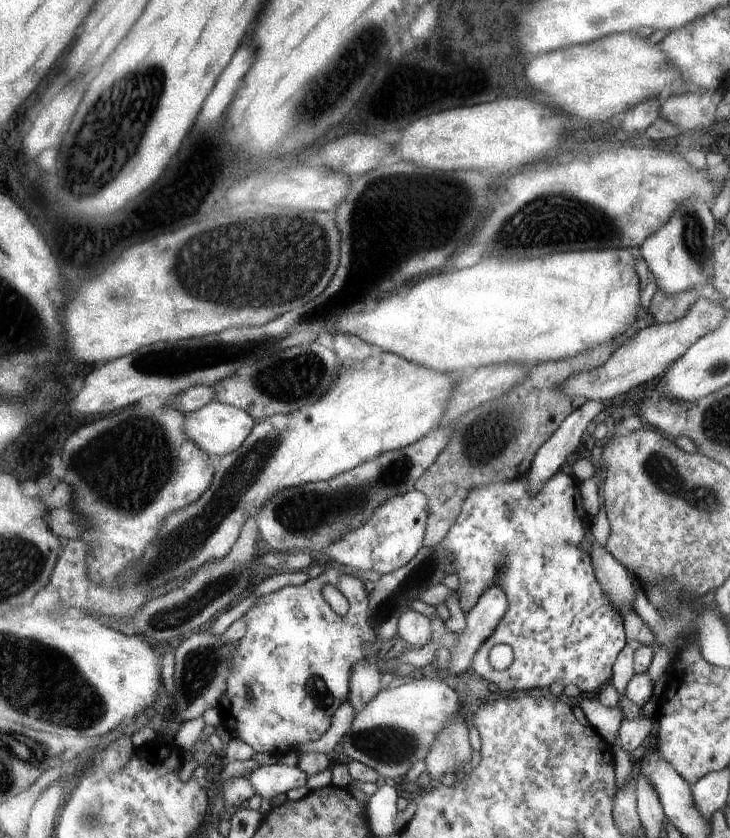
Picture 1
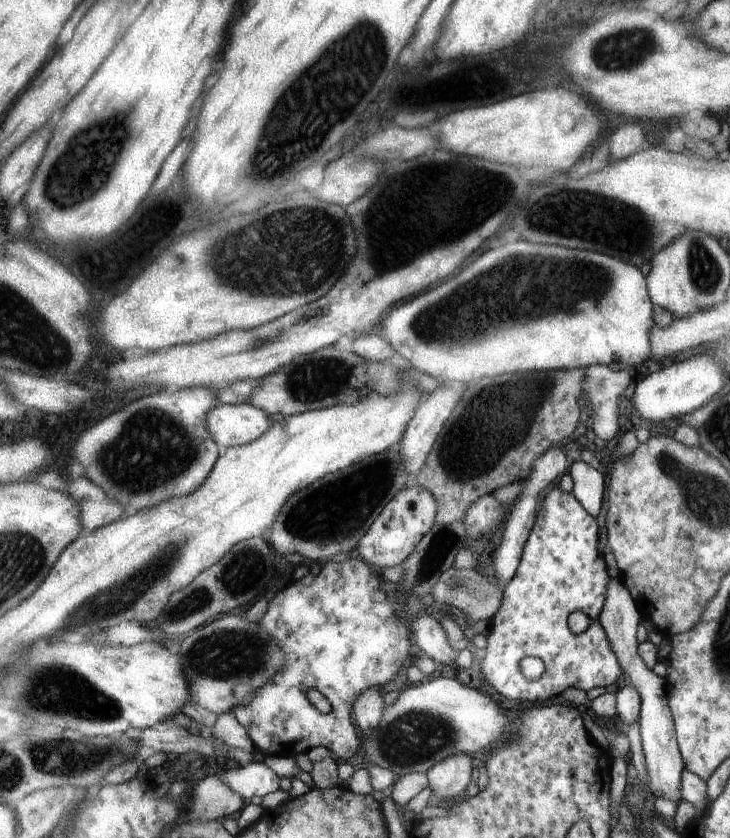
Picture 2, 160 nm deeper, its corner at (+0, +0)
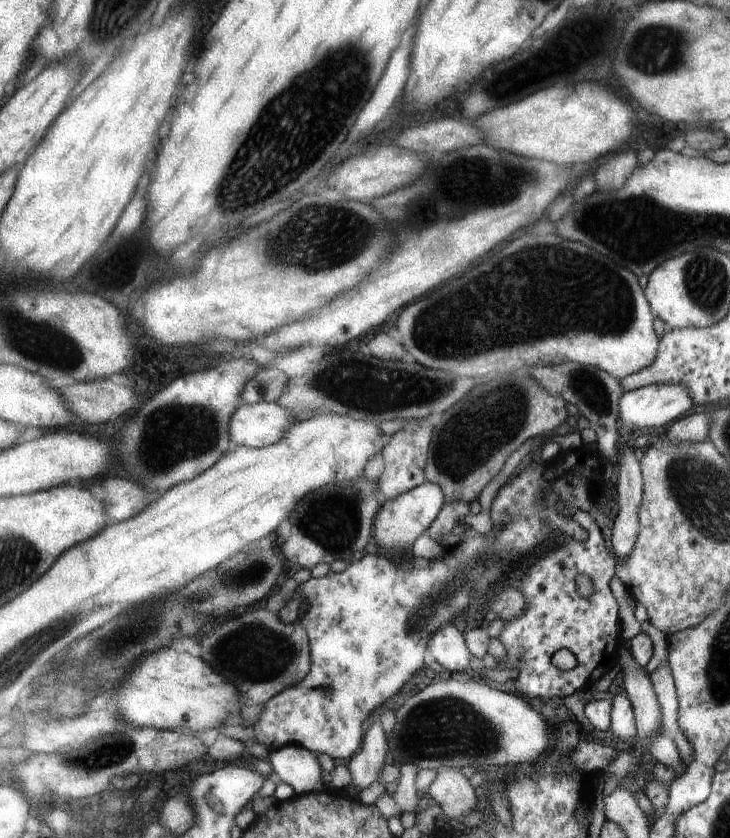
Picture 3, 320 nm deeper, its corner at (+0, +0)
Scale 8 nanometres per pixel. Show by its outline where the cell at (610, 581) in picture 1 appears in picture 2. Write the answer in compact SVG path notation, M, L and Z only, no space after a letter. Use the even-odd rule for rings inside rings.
M610 578L605 589L605 600L602 604L598 621L601 623L609 644L620 663L624 678L638 694L640 705L638 710L638 733L642 744L647 786L650 798L661 797L678 803L679 781L684 764L678 749L672 716L668 707L665 676L660 677L639 658L636 651L635 629L640 613L626 586L618 578Z

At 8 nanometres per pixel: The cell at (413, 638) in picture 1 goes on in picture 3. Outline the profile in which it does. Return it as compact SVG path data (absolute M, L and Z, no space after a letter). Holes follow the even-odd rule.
M451 623L437 631L428 646L430 658L453 672L467 670L474 654L468 650L464 633Z

